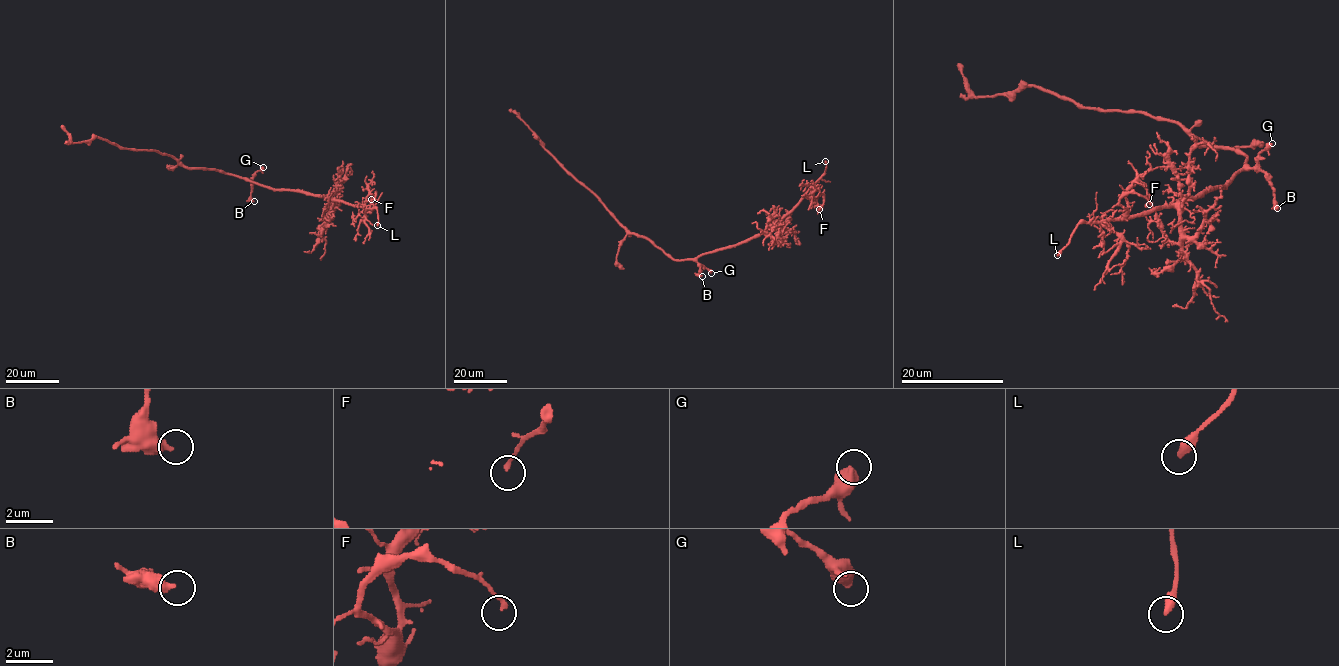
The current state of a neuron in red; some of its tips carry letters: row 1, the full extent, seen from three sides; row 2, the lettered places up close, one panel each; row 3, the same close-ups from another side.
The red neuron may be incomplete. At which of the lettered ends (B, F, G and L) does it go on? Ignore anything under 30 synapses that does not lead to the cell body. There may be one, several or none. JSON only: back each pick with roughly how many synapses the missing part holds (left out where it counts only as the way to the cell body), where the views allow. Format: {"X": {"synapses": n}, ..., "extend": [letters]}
{"extend": ["L"]}

